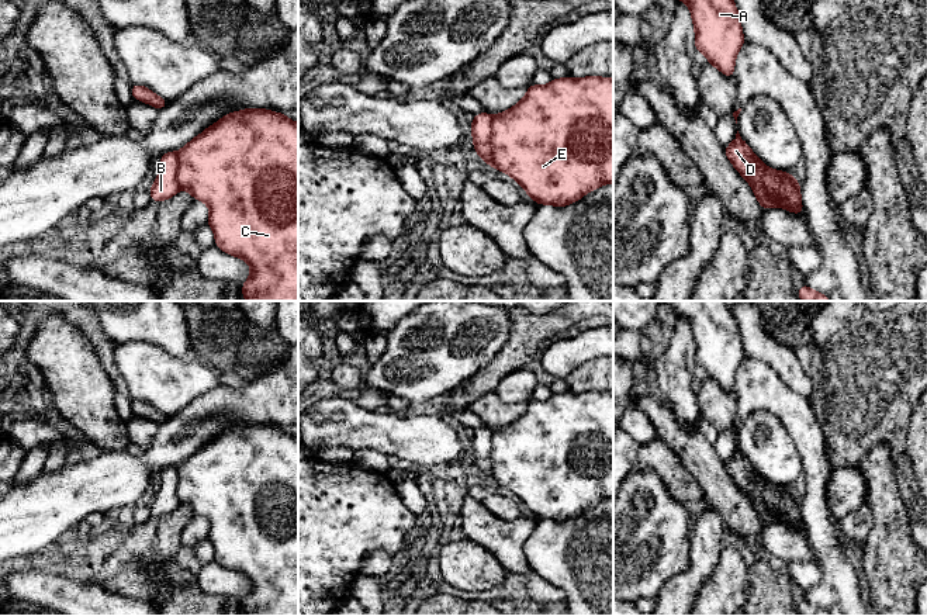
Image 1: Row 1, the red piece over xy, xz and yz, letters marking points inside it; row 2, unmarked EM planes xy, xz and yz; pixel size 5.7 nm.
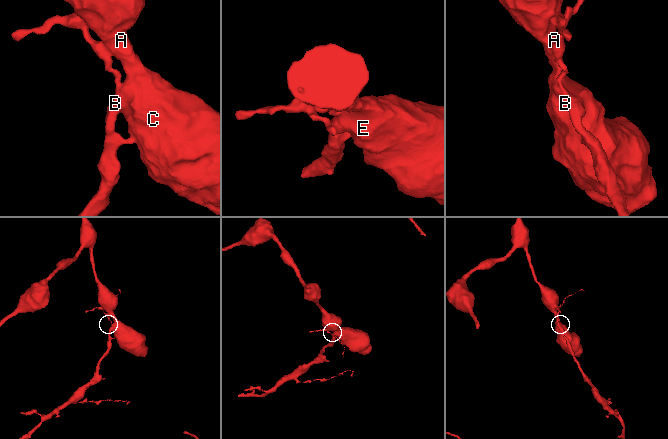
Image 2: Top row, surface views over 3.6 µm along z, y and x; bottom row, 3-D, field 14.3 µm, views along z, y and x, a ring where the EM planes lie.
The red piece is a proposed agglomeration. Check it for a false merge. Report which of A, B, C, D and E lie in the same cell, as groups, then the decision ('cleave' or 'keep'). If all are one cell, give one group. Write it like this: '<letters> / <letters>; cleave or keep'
A C D E / B; cleave

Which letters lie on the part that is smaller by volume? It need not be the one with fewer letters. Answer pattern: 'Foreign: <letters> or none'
Foreign: B

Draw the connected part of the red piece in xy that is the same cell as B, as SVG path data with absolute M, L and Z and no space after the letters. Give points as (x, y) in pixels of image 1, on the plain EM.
M166 467L160 471L160 487L155 494L149 508L152 518L159 518L174 512L179 506L177 498L179 474L176 467Z

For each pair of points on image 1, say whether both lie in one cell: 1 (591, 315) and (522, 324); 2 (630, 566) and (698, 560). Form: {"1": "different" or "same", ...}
{"1": "same", "2": "different"}

